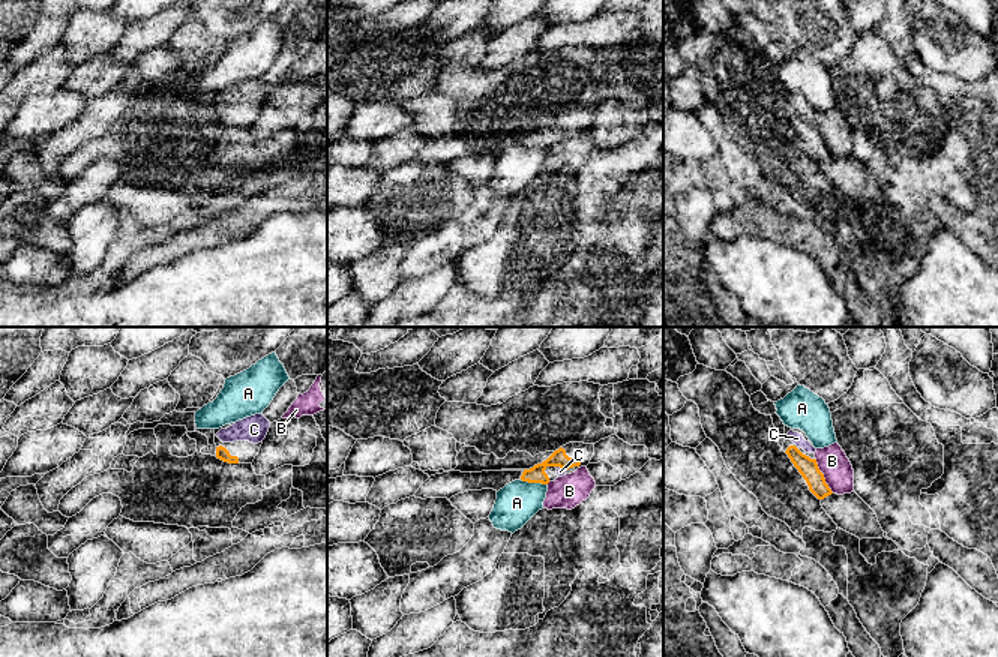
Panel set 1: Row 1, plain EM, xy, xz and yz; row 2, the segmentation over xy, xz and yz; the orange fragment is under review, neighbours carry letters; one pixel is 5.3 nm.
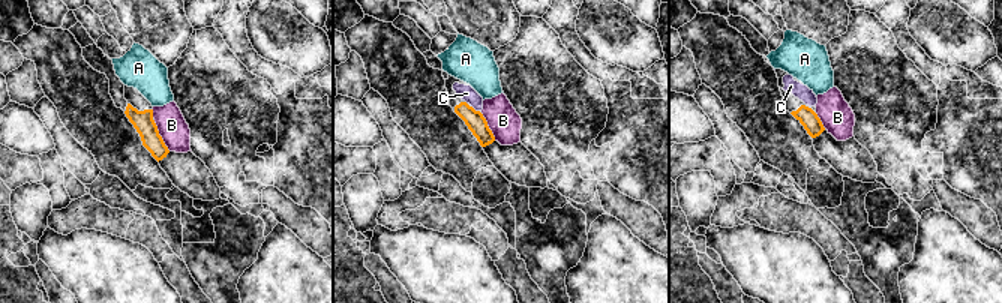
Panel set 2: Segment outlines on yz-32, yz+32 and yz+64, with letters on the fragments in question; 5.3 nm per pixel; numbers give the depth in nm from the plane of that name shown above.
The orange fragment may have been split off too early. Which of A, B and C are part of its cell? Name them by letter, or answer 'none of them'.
C

